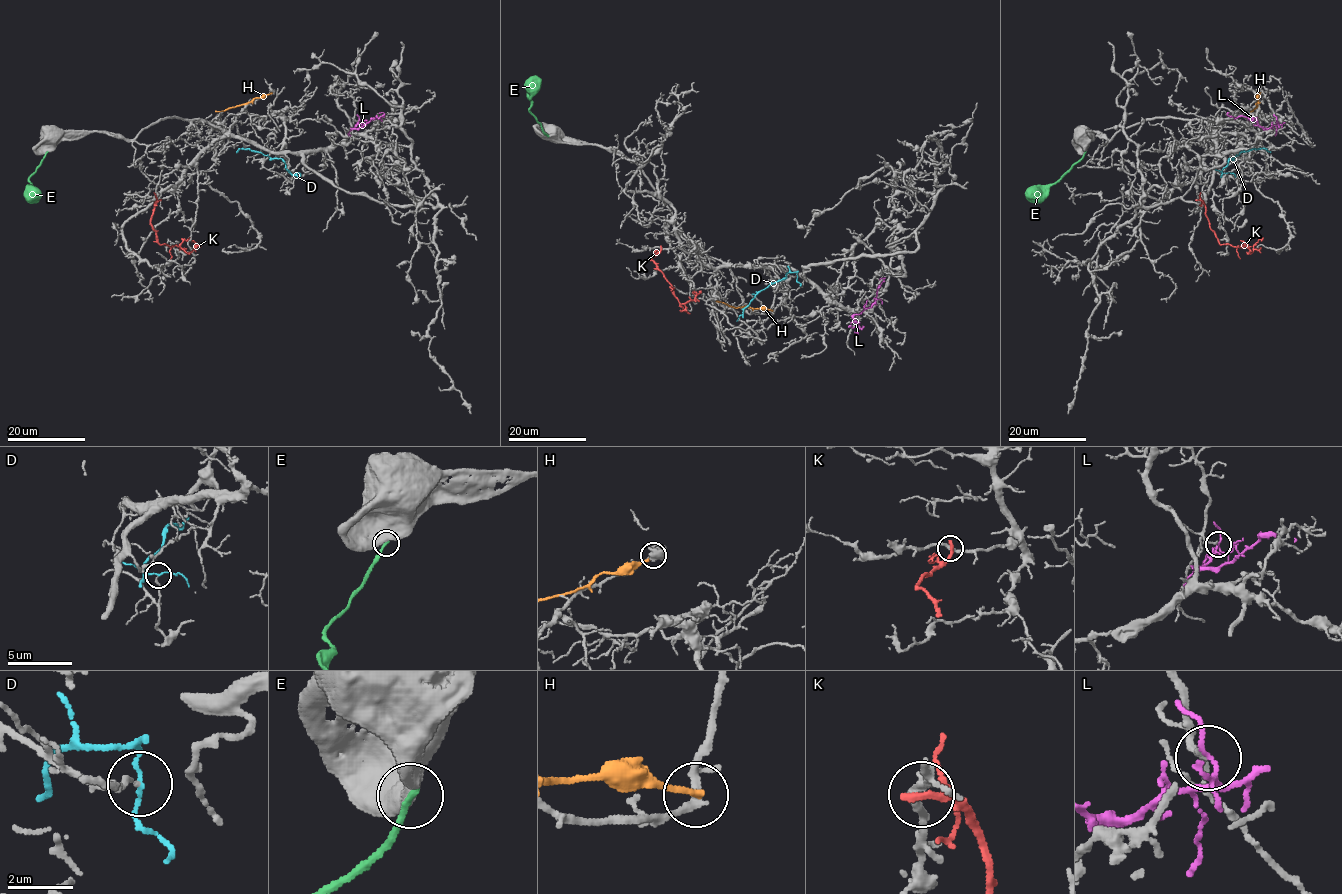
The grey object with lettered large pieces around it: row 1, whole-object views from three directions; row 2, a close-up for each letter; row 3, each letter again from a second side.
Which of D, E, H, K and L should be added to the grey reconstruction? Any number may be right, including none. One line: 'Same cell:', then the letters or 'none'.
Same cell: none

